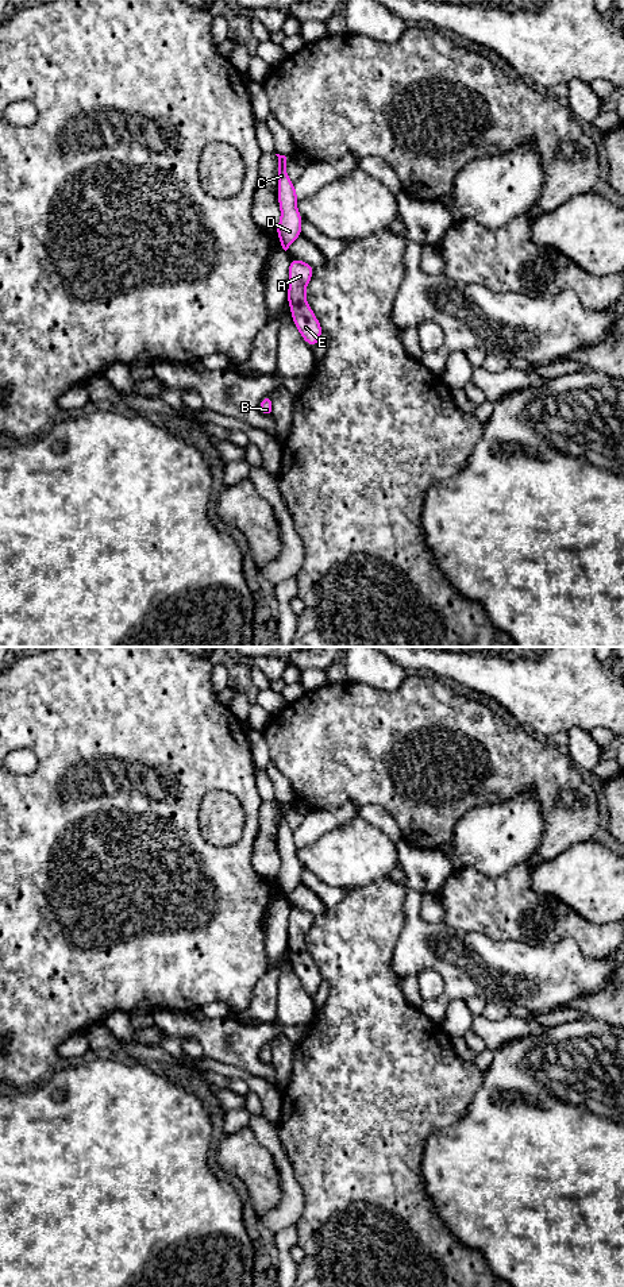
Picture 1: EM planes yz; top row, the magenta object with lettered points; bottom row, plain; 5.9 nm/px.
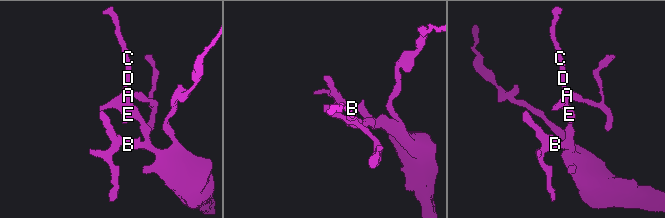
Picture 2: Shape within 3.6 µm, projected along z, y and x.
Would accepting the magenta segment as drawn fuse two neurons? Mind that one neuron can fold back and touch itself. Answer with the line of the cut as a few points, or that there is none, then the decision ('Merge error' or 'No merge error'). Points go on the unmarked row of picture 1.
No split. No merge error

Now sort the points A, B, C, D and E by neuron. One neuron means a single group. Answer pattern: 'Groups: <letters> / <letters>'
Groups: A B C D E

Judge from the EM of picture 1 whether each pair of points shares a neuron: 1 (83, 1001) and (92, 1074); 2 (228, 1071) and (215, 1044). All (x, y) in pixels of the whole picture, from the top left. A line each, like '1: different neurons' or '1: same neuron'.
1: different neurons
2: different neurons

